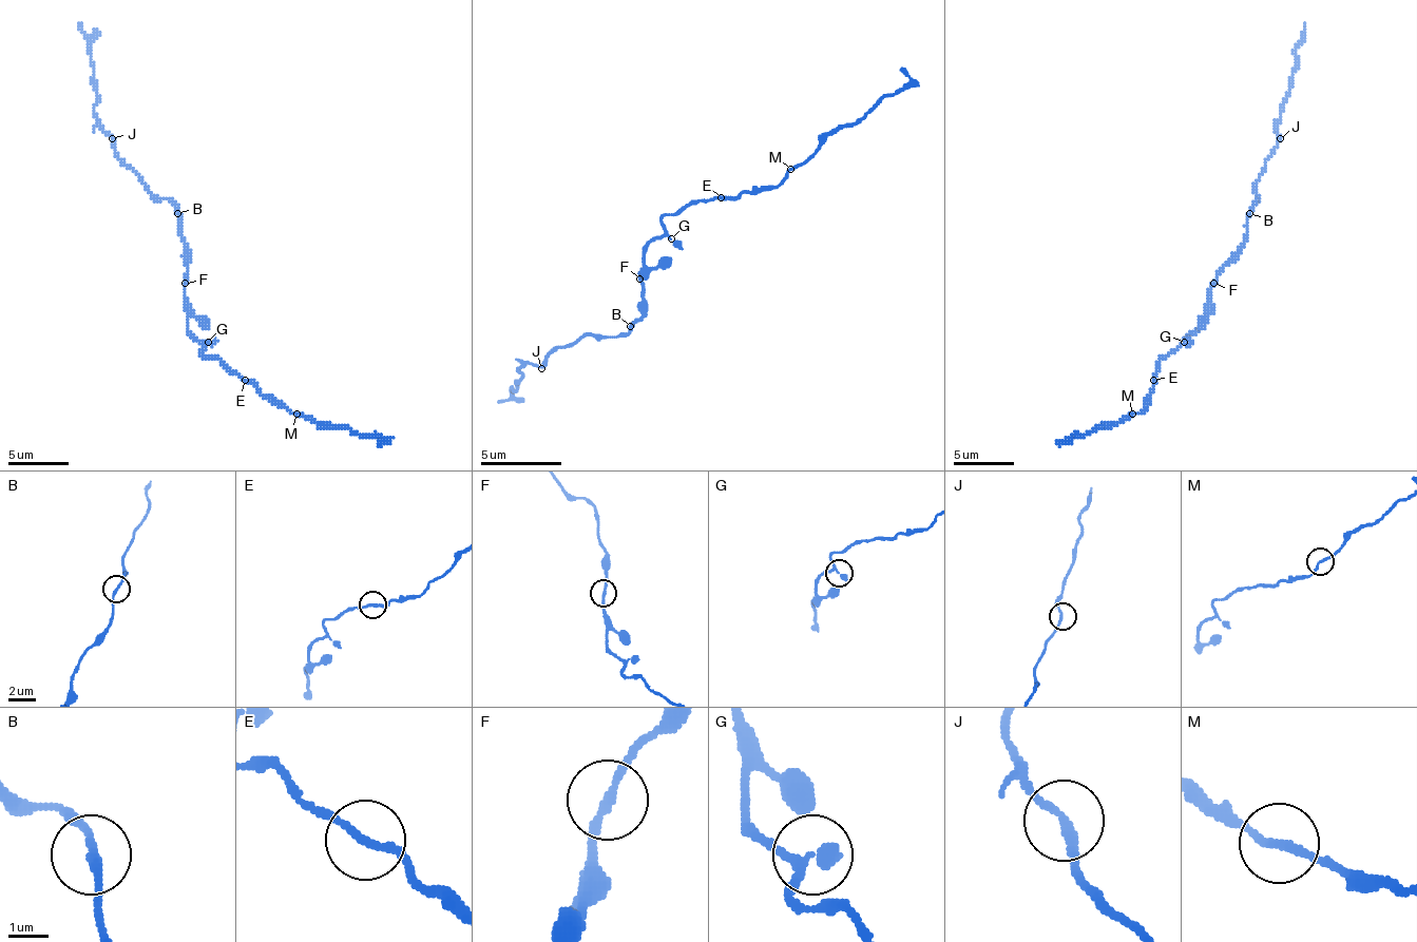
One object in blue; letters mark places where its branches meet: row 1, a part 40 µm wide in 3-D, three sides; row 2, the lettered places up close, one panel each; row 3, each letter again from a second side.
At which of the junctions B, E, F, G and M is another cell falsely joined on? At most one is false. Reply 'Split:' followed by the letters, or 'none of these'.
Split: B

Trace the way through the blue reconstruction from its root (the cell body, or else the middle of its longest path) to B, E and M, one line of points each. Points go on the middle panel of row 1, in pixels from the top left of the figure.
B: (639, 274), (644, 283), (644, 311), (631, 327)
E: (639, 274), (644, 250), (664, 230), (668, 213), (680, 213), (696, 202), (721, 197)
M: (639, 274), (644, 250), (664, 230), (668, 213), (680, 213), (696, 202), (773, 189), (790, 169)

